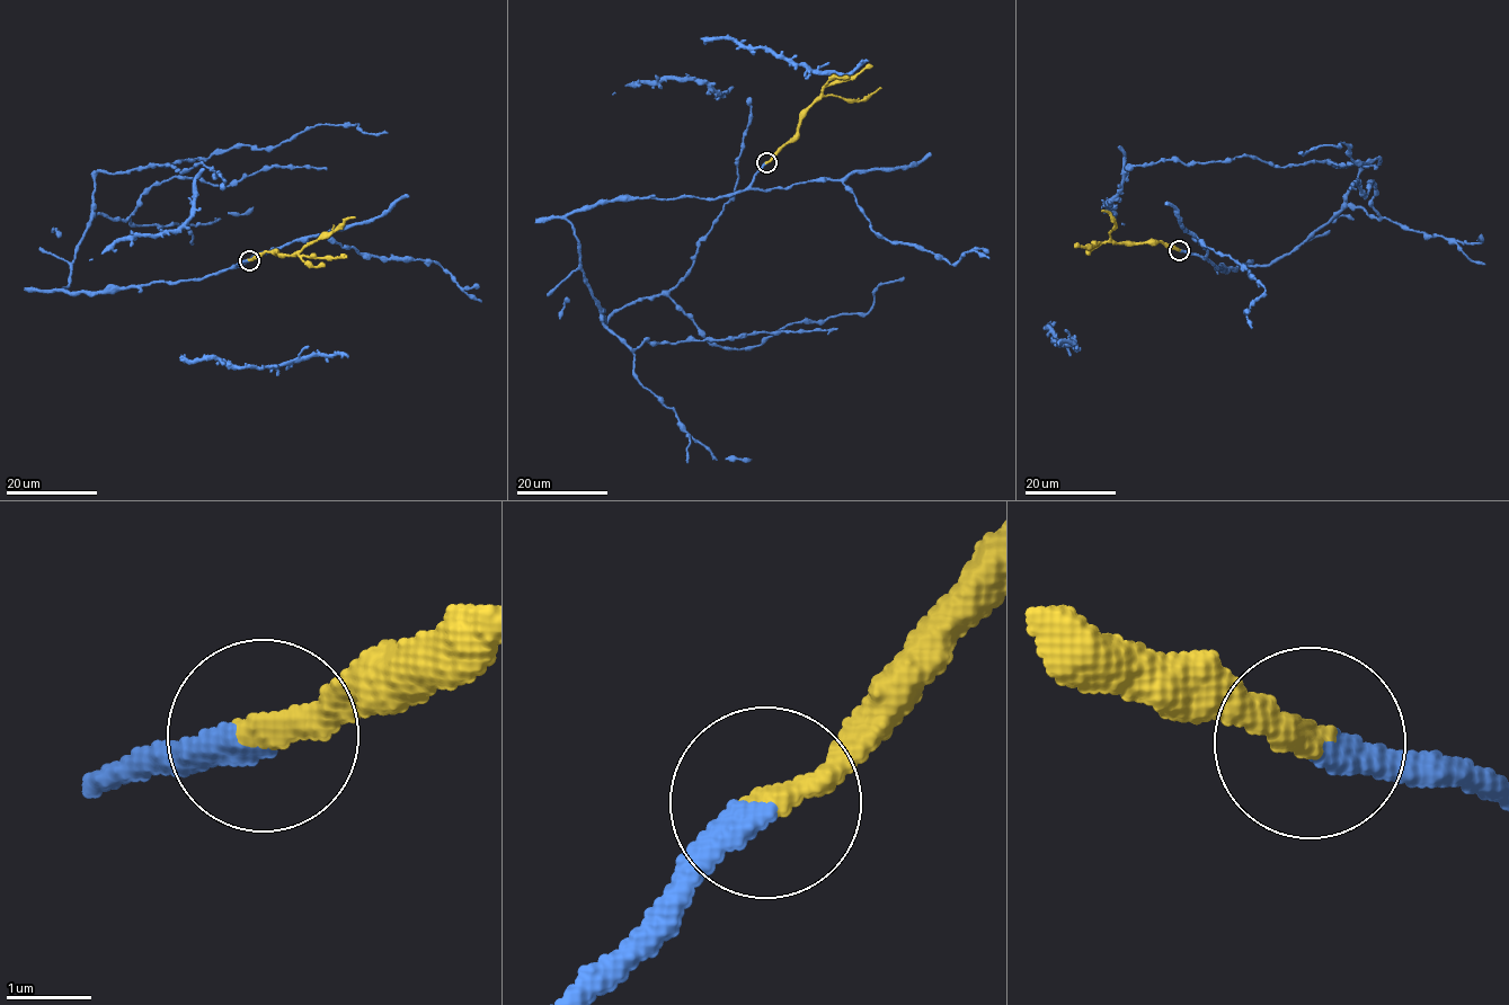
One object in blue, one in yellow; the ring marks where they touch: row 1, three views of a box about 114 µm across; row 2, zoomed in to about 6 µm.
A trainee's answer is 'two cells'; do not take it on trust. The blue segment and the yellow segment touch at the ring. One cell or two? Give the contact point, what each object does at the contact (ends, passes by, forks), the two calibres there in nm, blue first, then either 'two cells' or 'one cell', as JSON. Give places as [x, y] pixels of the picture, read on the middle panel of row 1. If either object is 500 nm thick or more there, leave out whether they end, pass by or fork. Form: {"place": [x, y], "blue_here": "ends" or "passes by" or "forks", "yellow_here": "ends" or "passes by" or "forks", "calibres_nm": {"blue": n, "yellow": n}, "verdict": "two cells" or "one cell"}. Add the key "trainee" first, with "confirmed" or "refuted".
{"trainee": "refuted", "place": [766, 162], "blue_here": "ends", "yellow_here": "ends", "calibres_nm": {"blue": 320, "yellow": 340}, "verdict": "one cell"}

